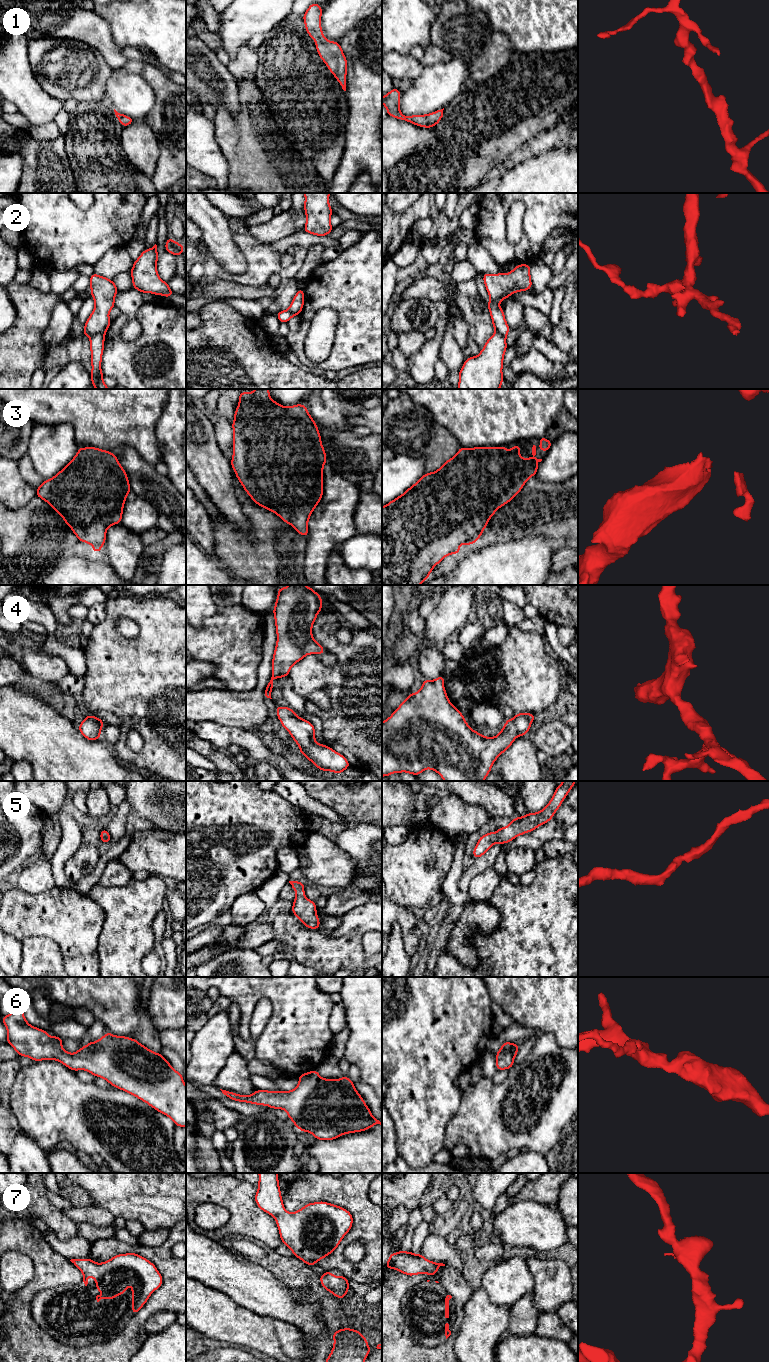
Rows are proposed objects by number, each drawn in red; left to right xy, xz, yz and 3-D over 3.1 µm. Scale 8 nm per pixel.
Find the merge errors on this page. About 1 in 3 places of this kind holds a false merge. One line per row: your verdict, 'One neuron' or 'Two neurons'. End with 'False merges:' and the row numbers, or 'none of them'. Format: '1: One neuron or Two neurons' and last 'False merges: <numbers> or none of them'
1: One neuron
2: Two neurons
3: One neuron
4: One neuron
5: One neuron
6: One neuron
7: One neuron
False merges: 2

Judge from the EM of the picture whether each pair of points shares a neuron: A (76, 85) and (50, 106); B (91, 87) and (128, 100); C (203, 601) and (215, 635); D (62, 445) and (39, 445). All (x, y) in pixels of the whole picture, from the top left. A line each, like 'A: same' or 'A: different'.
A: different
B: different
C: different
D: same

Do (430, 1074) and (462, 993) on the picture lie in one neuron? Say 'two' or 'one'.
one

